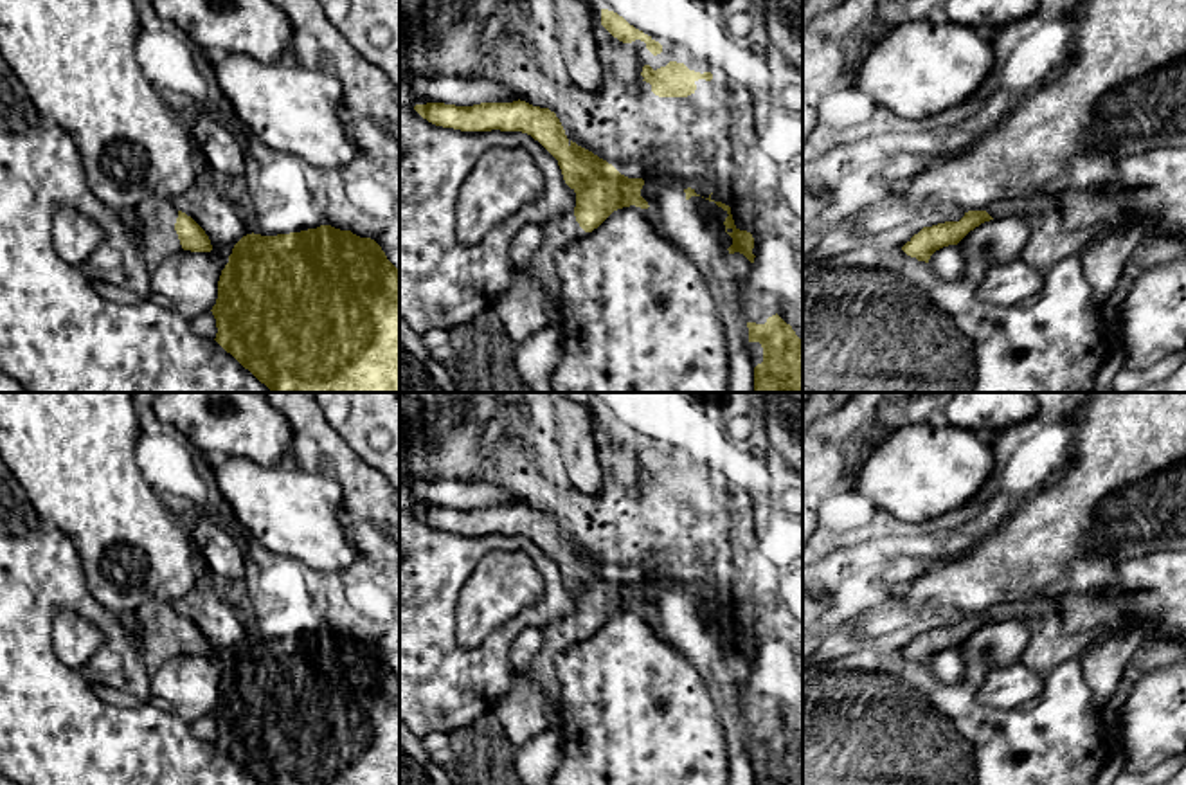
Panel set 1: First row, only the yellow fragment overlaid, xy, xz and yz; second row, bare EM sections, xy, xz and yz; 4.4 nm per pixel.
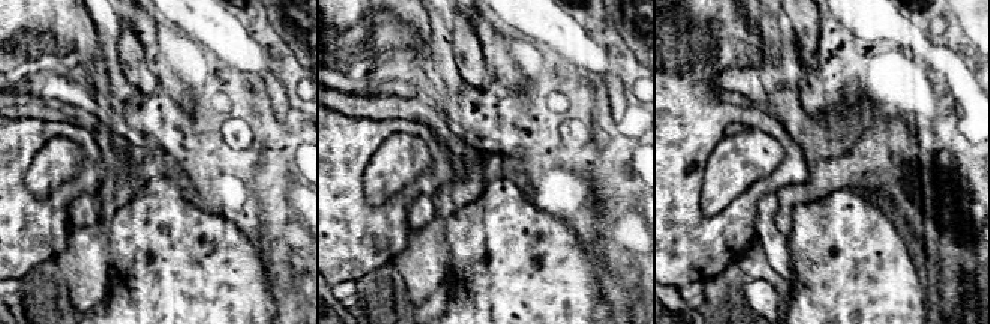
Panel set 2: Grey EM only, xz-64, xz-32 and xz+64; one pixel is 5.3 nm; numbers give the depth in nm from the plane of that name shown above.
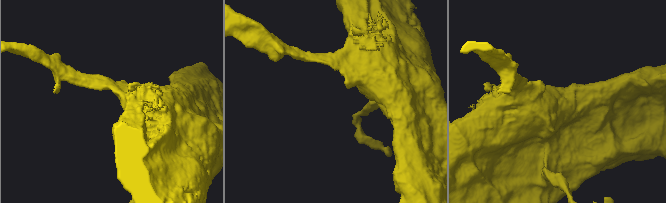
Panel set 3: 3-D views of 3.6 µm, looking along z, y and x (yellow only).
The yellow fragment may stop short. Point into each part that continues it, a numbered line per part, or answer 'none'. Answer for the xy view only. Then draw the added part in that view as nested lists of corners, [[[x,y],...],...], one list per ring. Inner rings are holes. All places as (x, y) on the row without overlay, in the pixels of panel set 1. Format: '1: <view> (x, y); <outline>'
1: xy (157, 620); [[[148,601],[137,612],[142,630],[142,657],[149,673],[182,654],[175,627],[178,612],[167,601]]]

